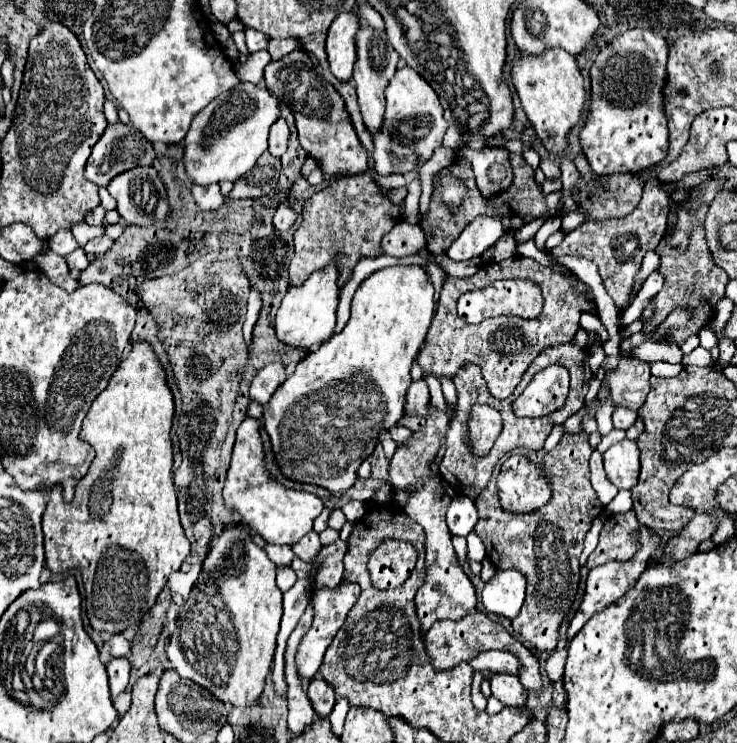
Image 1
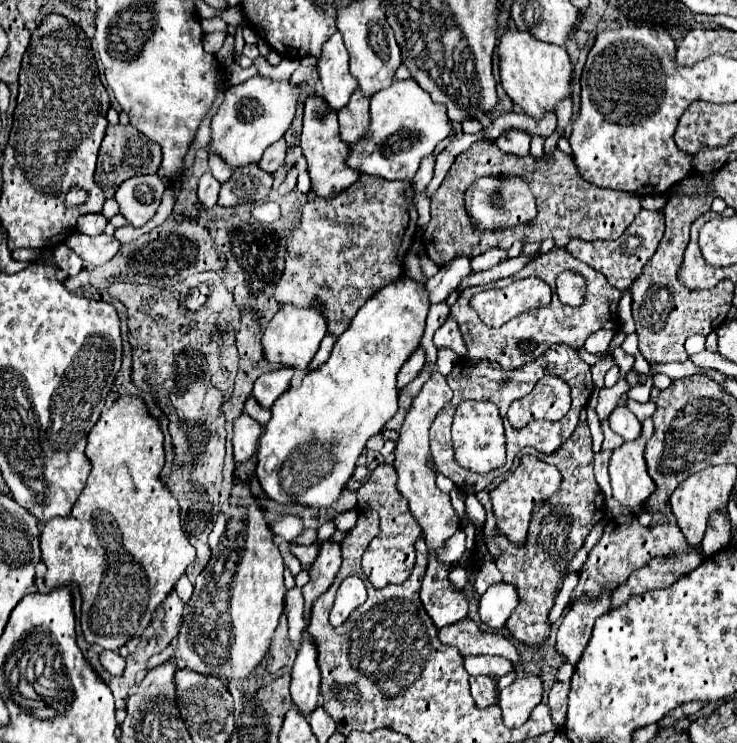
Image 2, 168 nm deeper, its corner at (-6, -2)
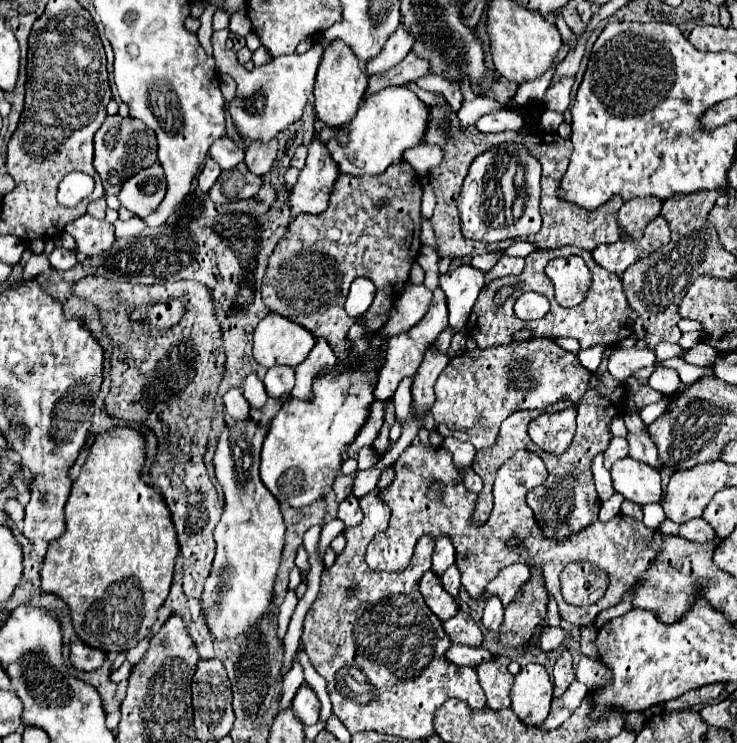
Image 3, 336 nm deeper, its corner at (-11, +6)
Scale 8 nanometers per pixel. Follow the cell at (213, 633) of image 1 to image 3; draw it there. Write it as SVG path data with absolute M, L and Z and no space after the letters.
M252 418L232 420L222 428L212 458L214 478L224 490L224 514L214 530L216 558L204 584L202 612L210 632L220 640L232 640L256 626L270 606L280 566L286 526L278 500L274 500L258 474L264 436L264 424L258 424Z

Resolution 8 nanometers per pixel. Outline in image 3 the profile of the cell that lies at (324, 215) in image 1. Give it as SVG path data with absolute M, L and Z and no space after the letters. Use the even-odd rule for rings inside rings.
M408 162L392 164L392 168L386 168L380 176L344 176L340 174L336 178L336 184L330 194L330 206L320 216L298 216L290 222L286 234L280 238L280 244L276 244L268 268L262 280L262 300L268 306L270 312L280 314L312 332L314 338L324 338L334 354L344 360L352 352L352 342L348 340L348 330L352 324L356 324L354 318L350 318L344 312L344 302L348 296L348 288L354 278L364 276L378 286L374 308L368 308L368 312L362 316L366 330L376 332L380 330L390 316L392 302L400 292L404 290L408 282L410 268L418 256L420 250L420 202L422 202L422 186L418 182L418 174ZM380 200L388 200L386 206L378 206Z

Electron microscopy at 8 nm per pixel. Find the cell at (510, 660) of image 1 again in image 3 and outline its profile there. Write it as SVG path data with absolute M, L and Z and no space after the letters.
M452 644L452 648L448 648L448 662L456 664L456 666L470 666L476 668L478 664L492 660L492 654L484 648L472 648L472 646L456 646Z

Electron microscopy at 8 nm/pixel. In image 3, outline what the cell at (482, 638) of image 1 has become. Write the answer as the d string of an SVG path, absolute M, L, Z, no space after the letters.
M458 610L456 616L442 622L444 632L448 632L452 644L464 644L464 646L480 646L482 632L478 624L472 620L470 614Z

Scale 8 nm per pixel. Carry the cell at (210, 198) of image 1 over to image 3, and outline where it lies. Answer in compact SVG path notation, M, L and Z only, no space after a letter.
M208 158L206 160L206 164L204 164L204 168L202 168L202 172L200 172L200 176L198 176L198 186L200 186L200 190L202 192L208 192L210 188L212 188L212 184L216 182L216 178L220 176L220 166L212 160L212 158Z

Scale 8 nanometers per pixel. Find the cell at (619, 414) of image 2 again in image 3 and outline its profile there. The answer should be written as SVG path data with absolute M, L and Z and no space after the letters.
M638 412L626 414L624 422L626 422L628 430L630 430L630 436L628 436L630 458L640 460L642 464L648 464L648 466L660 470L662 464L660 464L660 458L658 458L658 450L656 450L654 442L650 440L650 436L646 432L646 424L640 420Z

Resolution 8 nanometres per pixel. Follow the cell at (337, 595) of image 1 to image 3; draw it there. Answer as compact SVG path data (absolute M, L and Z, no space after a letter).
M302 684L302 688L298 690L298 694L292 702L292 710L304 726L316 724L320 718L320 700L316 698L316 694L306 684Z

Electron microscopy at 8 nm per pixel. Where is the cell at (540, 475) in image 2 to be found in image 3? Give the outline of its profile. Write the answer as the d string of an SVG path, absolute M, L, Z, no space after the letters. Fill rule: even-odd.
M412 442L402 452L402 456L394 462L392 468L396 472L392 486L378 492L380 498L390 506L390 524L384 532L376 534L372 542L368 544L368 552L366 552L368 566L372 570L400 572L410 564L414 546L422 534L430 534L436 538L452 536L452 544L456 544L456 566L462 574L462 586L474 600L486 598L486 586L490 580L498 576L500 568L506 568L508 564L514 564L514 562L524 562L528 566L538 566L542 570L548 598L554 598L558 602L562 620L568 620L574 626L592 624L602 610L610 608L612 604L620 604L620 600L624 598L624 592L628 592L634 586L636 578L646 568L650 568L664 540L662 532L648 530L624 514L618 514L608 522L596 520L594 524L584 528L584 532L576 532L576 536L570 536L564 540L544 538L542 530L538 528L534 520L530 506L524 502L524 490L532 490L540 486L546 480L548 472L544 462L530 450L518 450L499 468L494 482L494 510L484 526L470 524L477 494L464 488L464 482L462 482L464 474L454 466L452 454L446 448L442 446L428 448L420 442ZM434 482L444 484L440 502L430 502L426 496L428 484L434 484ZM512 536L518 536L522 540L522 546L508 548L506 540ZM572 560L588 560L594 566L606 570L610 576L608 592L594 606L588 606L588 608L570 606L564 602L560 594L558 574Z

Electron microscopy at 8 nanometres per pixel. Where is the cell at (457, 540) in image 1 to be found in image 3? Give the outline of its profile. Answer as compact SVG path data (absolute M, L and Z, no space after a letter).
M450 566L450 568L442 574L440 582L442 582L444 590L446 590L450 596L454 596L454 598L458 596L458 592L460 592L460 572L458 572L456 566Z

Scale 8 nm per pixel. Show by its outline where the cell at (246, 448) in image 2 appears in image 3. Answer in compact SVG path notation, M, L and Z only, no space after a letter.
M230 388L224 394L224 406L226 414L234 420L246 420L250 416L250 406L242 396L242 388Z

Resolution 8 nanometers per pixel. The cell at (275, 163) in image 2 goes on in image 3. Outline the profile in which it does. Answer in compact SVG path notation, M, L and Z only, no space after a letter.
M272 138L268 144L260 144L260 142L250 142L250 146L246 148L246 166L252 174L256 176L264 176L272 162L276 160L276 150L278 150L278 142Z

